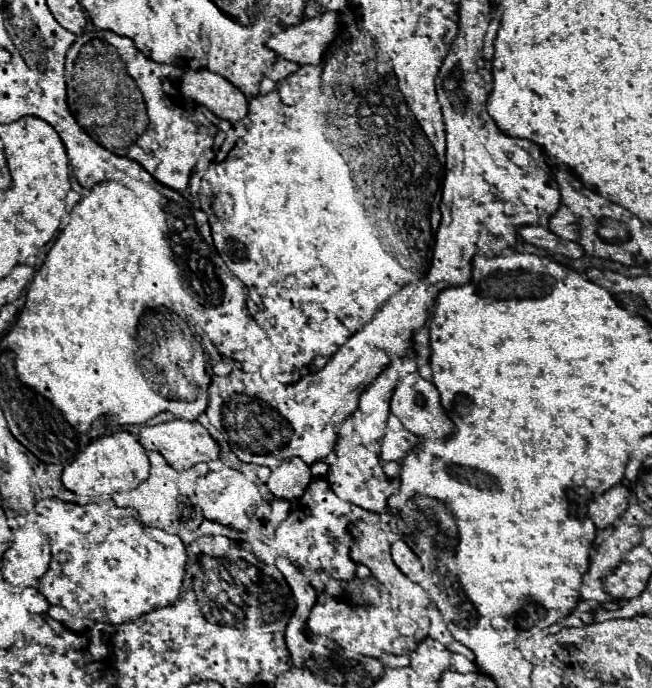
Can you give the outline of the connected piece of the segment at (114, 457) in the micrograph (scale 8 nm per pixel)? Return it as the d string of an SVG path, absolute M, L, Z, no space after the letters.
M116 432L106 438L90 442L70 464L62 470L62 486L78 496L104 498L112 492L130 492L148 478L148 454L130 432Z

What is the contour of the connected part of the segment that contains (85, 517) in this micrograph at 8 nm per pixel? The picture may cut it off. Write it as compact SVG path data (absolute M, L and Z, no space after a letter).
M42 498L34 508L34 522L48 536L52 552L48 572L42 576L42 580L38 580L36 590L50 604L62 606L70 616L122 624L126 620L136 620L144 612L176 604L186 566L186 546L174 532L142 526L132 508L116 506L110 498L88 506L66 504L56 498Z

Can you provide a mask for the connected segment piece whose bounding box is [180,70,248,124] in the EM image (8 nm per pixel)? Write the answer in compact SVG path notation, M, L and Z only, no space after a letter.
M186 70L180 78L182 90L216 116L236 124L248 114L246 96L228 80L210 70Z

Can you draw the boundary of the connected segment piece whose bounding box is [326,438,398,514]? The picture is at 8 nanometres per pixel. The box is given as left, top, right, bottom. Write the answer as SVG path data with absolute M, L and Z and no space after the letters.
M338 438L334 452L338 456L338 462L332 464L326 474L326 480L332 492L336 492L340 500L348 500L350 504L356 504L358 508L378 512L378 514L386 510L386 500L398 490L398 480L388 480L384 476L382 466L378 464L378 454L374 450L368 450L362 444L350 444L344 438Z

